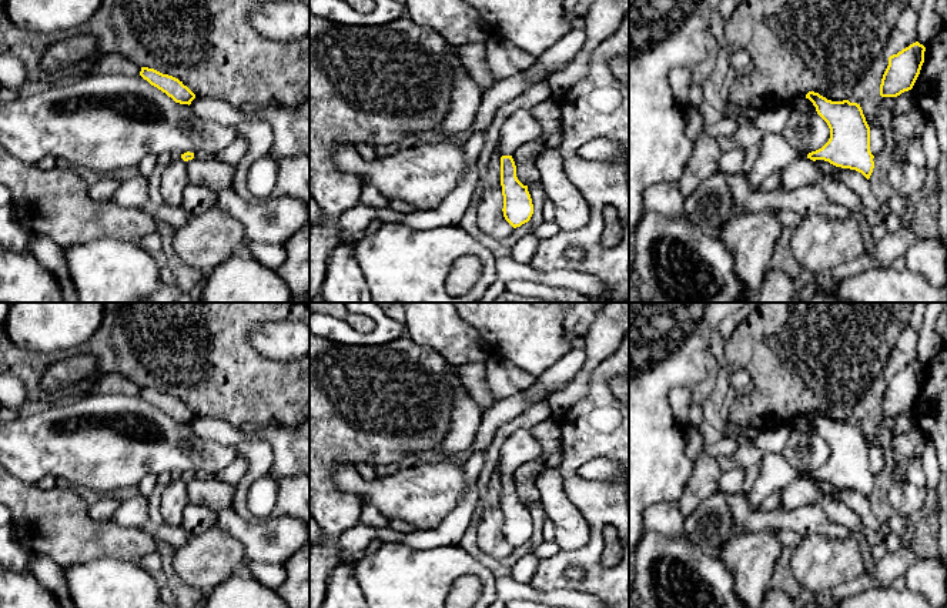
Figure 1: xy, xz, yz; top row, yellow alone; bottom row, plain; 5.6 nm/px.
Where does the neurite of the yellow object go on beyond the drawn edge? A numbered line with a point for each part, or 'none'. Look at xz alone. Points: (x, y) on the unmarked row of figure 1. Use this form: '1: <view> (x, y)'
none

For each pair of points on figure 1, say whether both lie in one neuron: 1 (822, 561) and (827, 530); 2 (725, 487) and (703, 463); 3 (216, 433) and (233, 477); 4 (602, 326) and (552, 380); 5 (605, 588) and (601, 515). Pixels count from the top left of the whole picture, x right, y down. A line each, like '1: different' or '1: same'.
1: different
2: different
3: different
4: different
5: same

